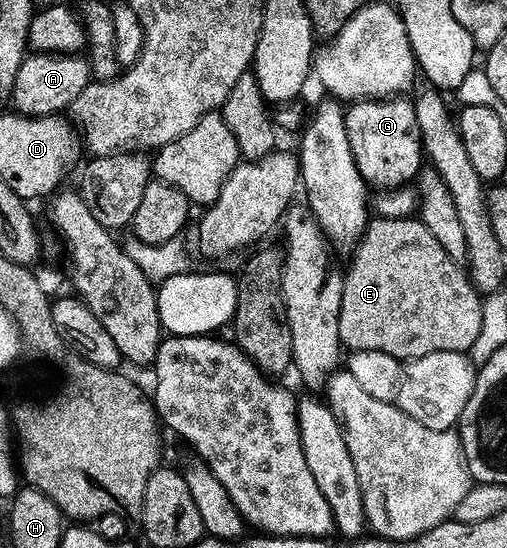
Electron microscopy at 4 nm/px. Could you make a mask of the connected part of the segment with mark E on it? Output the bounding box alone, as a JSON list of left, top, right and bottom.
[339,216,483,363]

